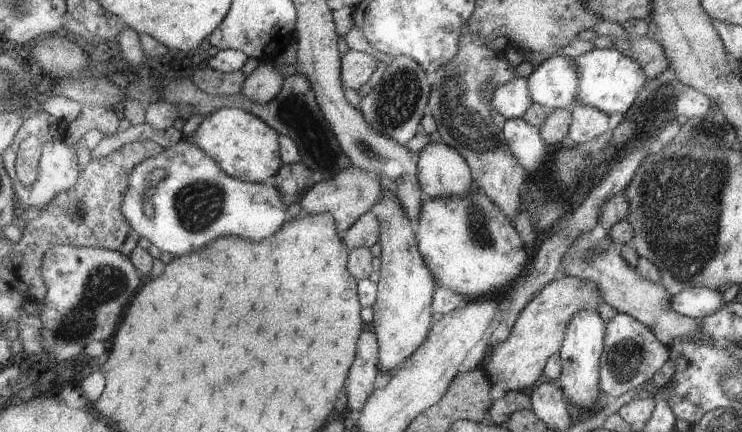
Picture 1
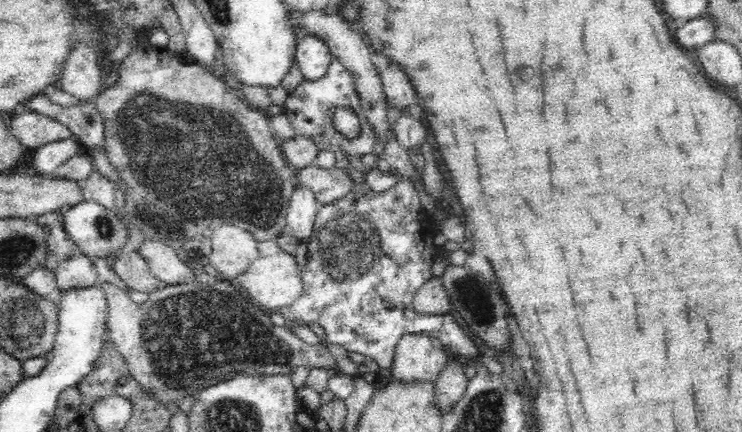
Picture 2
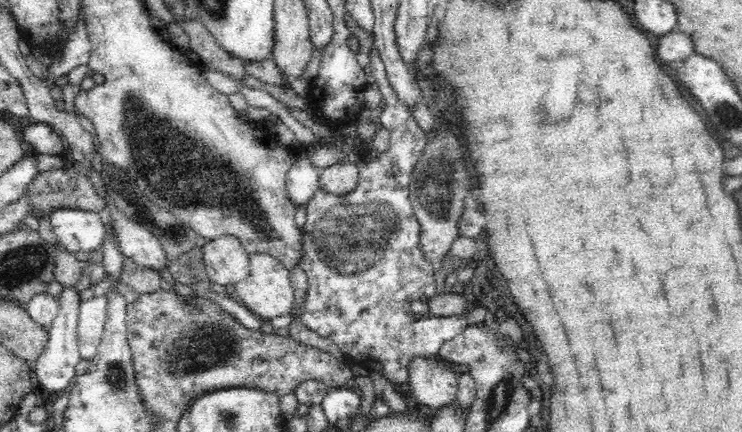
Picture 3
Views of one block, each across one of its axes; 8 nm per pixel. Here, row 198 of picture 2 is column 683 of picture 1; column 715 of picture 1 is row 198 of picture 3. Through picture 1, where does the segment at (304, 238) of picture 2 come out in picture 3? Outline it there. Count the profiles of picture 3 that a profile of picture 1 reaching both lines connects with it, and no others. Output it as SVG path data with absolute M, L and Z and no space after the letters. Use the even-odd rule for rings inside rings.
M306 157L294 161L288 172L287 191L292 203L305 206L312 200L314 193L319 189L320 169L313 166Z

